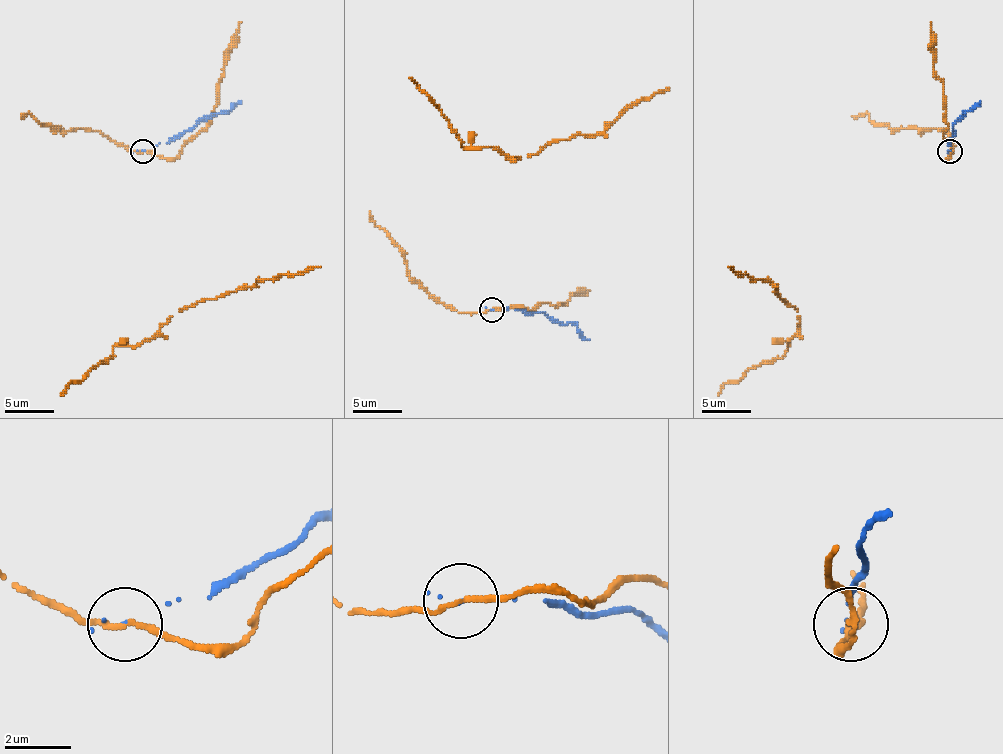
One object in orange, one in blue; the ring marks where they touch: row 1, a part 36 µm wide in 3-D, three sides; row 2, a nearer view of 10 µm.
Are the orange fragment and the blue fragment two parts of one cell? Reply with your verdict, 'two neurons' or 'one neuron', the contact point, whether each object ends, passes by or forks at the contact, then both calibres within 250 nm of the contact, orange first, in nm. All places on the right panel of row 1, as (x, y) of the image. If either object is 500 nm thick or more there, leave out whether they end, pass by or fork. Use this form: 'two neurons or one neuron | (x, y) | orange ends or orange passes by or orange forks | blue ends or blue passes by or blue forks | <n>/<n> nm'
two neurons | (950, 151) | orange passes by | blue ends | 150/40 nm

